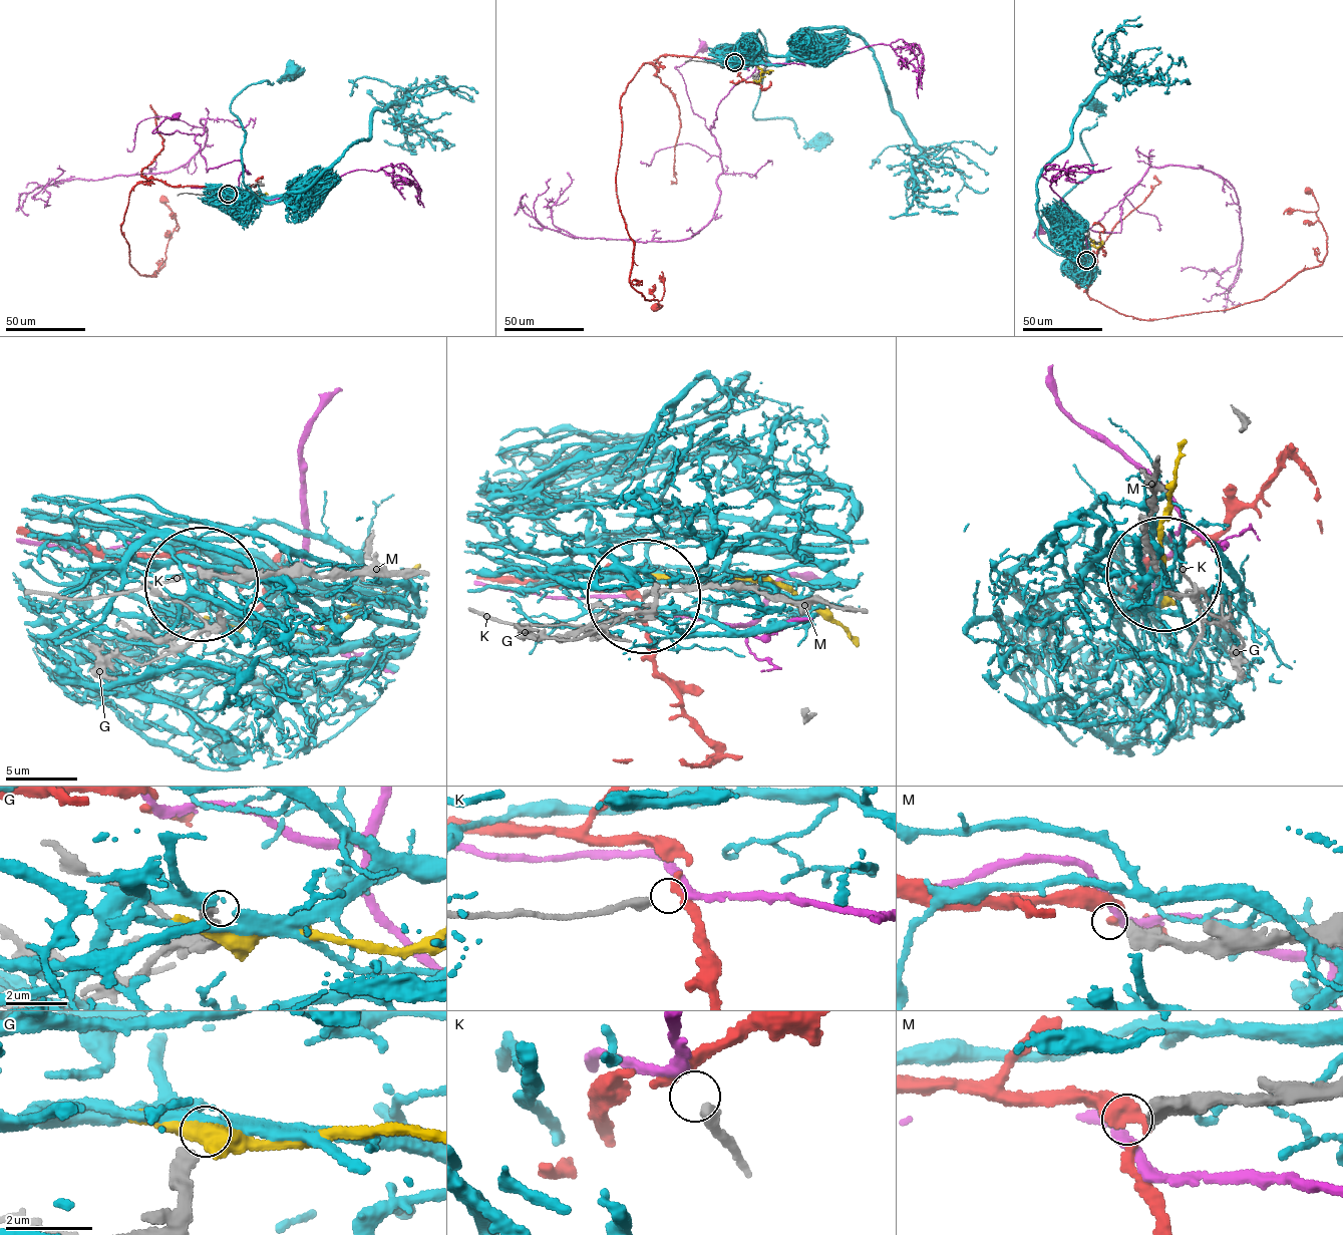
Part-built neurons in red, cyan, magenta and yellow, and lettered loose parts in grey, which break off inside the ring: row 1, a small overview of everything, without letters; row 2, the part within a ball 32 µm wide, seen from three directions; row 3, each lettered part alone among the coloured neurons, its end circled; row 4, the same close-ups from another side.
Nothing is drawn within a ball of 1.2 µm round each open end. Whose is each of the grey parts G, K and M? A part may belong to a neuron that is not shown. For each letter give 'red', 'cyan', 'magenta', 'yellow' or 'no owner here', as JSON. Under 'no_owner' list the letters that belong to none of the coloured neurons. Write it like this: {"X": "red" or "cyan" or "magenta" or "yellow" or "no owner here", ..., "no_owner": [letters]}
{"G": "no owner here", "K": "magenta", "M": "red", "no_owner": ["G"]}

